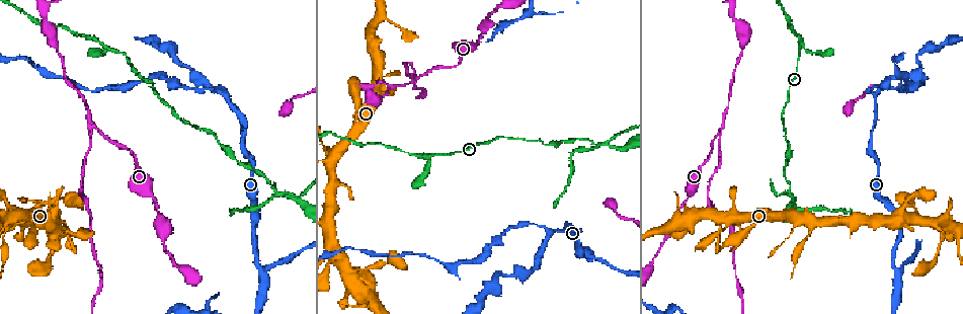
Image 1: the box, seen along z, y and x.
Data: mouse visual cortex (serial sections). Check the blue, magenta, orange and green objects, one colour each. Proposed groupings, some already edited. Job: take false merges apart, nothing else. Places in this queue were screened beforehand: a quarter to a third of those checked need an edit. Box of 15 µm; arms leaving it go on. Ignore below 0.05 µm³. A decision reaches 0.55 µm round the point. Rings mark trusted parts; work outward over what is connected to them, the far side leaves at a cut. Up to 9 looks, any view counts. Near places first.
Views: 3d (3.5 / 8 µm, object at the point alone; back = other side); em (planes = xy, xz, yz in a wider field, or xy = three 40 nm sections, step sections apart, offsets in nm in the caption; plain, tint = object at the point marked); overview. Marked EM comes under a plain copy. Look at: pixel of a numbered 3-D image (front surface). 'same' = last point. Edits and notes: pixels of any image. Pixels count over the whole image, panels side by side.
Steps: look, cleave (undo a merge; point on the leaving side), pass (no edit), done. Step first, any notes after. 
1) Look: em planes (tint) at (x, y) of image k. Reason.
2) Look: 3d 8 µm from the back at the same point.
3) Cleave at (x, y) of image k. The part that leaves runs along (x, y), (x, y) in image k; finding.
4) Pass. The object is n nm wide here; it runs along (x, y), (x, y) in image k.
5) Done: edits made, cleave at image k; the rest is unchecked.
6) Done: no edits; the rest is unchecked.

Look: 3d 3.5 µm at (224, 93) of image 1. Branch point.

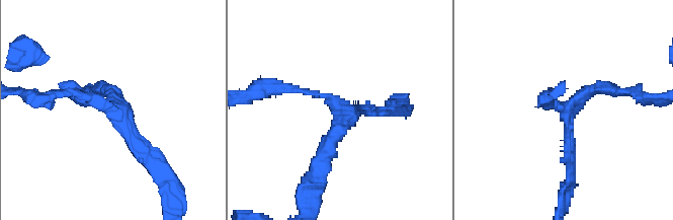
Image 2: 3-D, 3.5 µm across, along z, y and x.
Look: em xy step 3 (tint) at (566, 112) of image 2. 3 arms meet here; the arms are 100, 150, 200 nm wide.

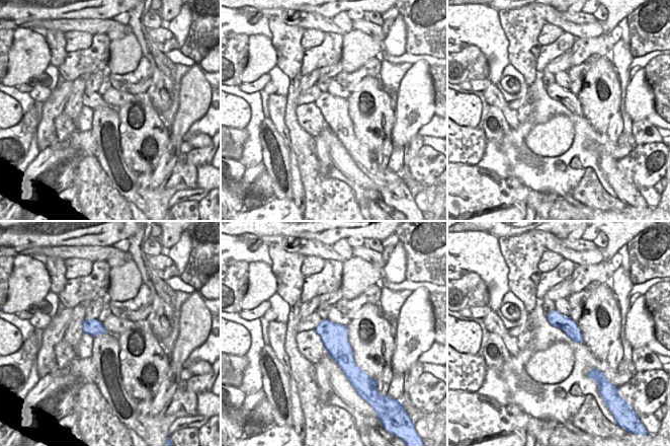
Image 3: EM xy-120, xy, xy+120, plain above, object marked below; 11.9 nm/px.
Pass. It runs along (161, 170), (98, 89) in image 2; one cell here.

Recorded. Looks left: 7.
Look: em xy step 1 (tint) at (275, 190) of image 1. Four-way junction.

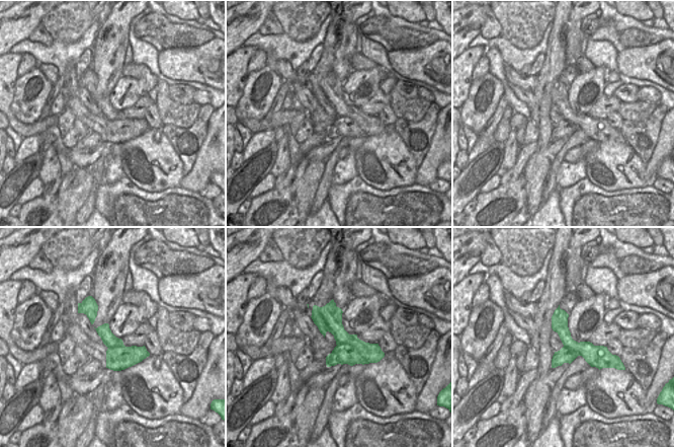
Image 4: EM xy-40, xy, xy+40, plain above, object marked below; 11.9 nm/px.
Look: 3d 3.5 µm at the same point. Wider look.

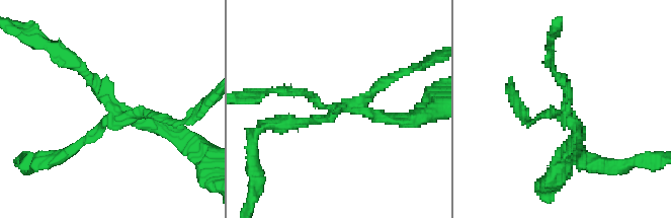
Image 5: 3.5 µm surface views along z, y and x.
Cleave at (87, 140) of image 5. The object is 340 nm wide here; a border runs along (564, 346), (599, 358) in image 4; a second cell is stuck on.

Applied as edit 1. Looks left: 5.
Look: 3d 3.5 µm at (897, 271) of image 1. Arms part here.

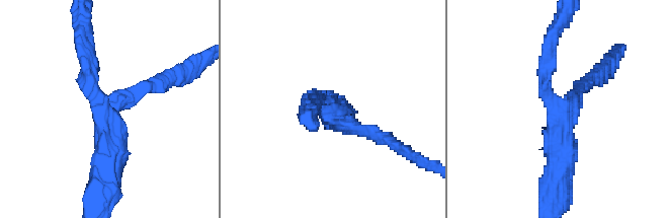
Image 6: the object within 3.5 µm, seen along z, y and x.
Pass. One cell here.

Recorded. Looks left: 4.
Look: em xy step 1 (tint) at (105, 47) of image 1. Three-way junction.

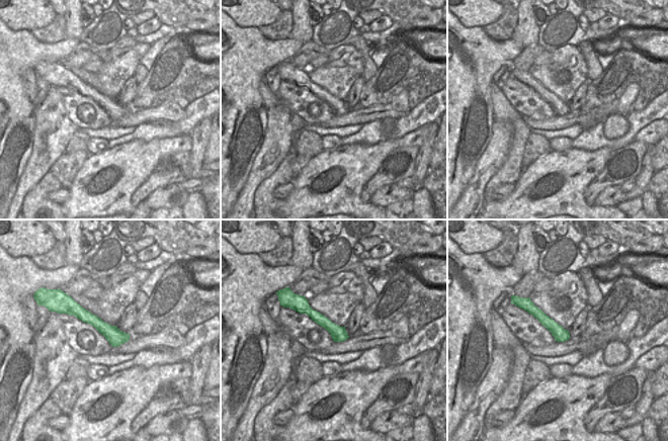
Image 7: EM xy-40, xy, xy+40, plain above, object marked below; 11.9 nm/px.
Look: 3d 3.5 µm from the back at the same point. See where the arms go.

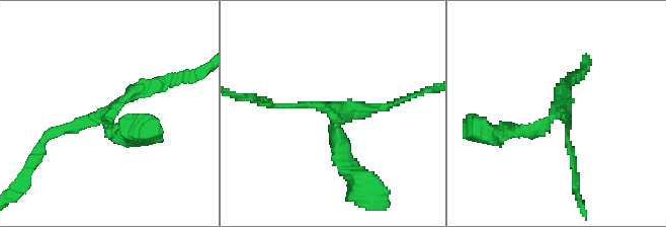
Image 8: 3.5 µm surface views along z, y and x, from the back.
Pass. The arms are 100, 200, 200 nm wide; one cell here.

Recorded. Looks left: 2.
Done: edits made, cleave at image 5; the rest is unchecked.

